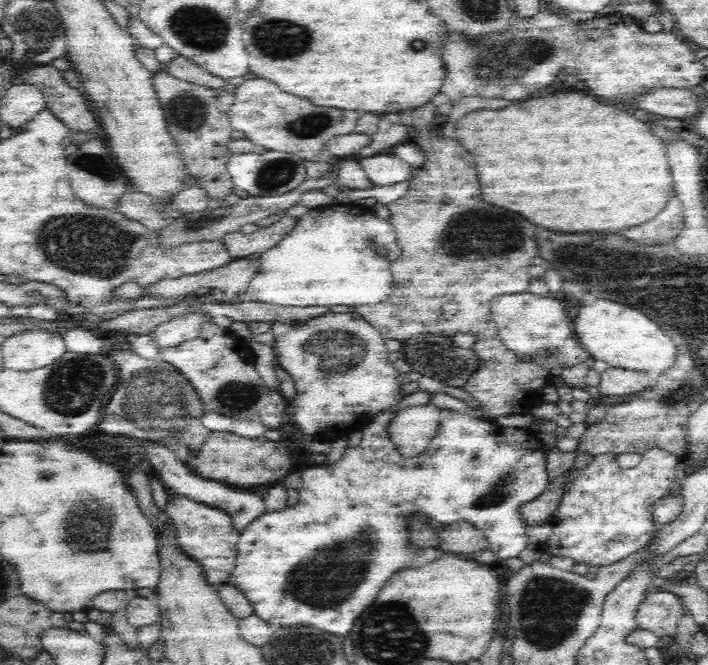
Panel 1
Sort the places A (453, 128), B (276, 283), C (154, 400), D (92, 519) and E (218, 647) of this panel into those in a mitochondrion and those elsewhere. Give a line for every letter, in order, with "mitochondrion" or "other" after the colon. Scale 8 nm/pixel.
A: other
B: other
C: mitochondrion
D: mitochondrion
E: other

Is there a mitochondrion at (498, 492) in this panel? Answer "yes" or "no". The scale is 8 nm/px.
yes

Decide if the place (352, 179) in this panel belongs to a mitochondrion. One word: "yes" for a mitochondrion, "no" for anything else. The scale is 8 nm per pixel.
no

